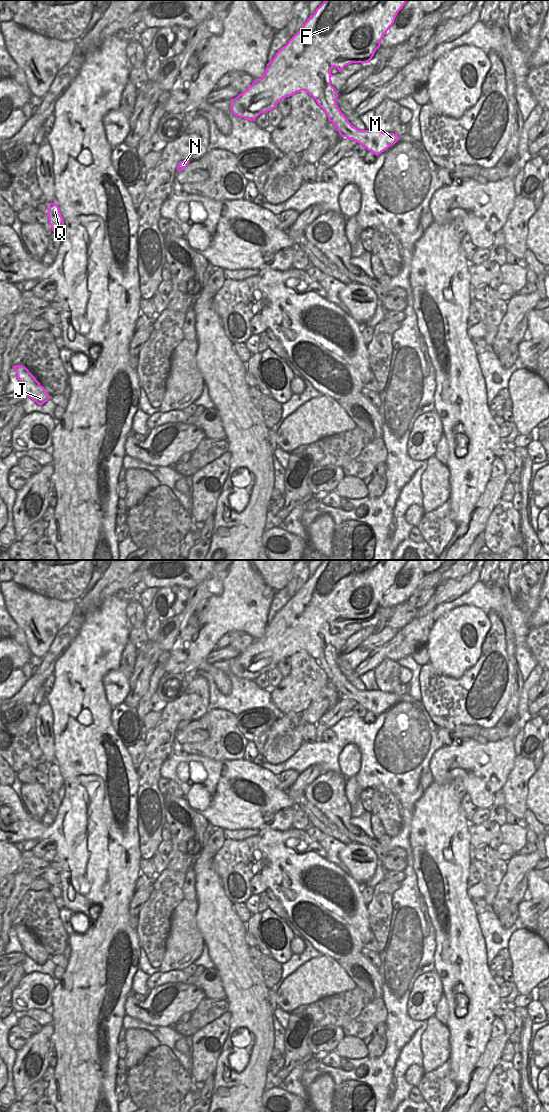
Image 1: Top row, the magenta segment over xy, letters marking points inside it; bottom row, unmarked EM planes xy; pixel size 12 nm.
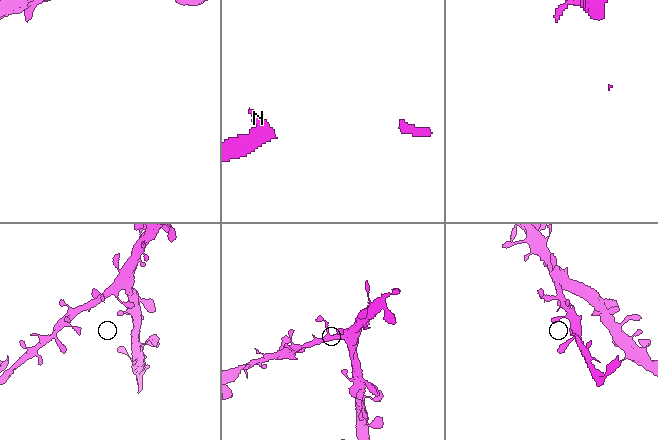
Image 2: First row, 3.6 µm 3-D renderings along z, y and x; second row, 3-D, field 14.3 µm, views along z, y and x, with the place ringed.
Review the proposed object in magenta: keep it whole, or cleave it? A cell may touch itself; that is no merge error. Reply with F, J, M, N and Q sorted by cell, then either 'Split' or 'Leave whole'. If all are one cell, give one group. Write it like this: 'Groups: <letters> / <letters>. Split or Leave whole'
Groups: F J M N Q. Leave whole

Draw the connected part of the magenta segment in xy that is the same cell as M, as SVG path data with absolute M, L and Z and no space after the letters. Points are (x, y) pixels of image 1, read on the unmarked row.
M325 560L315 571L315 573L310 576L307 581L304 583L302 588L288 601L288 603L283 606L274 616L274 618L267 624L267 628L265 630L265 634L262 638L256 639L251 646L248 647L247 650L239 654L236 658L230 660L231 661L231 671L234 675L248 679L250 681L254 681L261 673L267 673L268 671L277 667L277 664L286 657L290 657L295 653L300 651L306 651L310 656L312 656L317 664L325 671L329 682L332 682L342 697L346 697L348 699L352 699L360 705L364 706L368 711L371 711L375 715L379 715L389 707L394 705L398 700L399 696L395 693L384 693L380 690L359 690L356 687L352 686L345 675L340 671L336 660L338 658L338 653L335 648L331 645L331 637L336 636L331 634L331 629L333 627L337 628L339 632L344 629L345 626L350 625L352 623L367 623L374 616L376 610L380 607L380 602L384 595L387 593L389 588L393 585L395 578L398 572L403 568L408 560Z

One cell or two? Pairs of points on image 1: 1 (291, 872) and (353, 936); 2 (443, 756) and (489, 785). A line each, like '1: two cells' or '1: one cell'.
1: one cell
2: one cell

